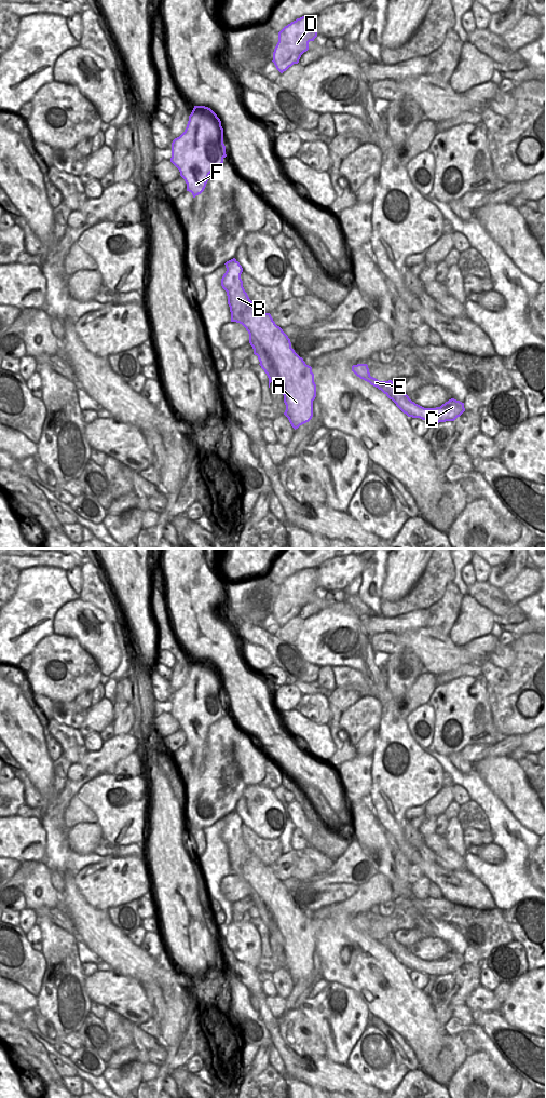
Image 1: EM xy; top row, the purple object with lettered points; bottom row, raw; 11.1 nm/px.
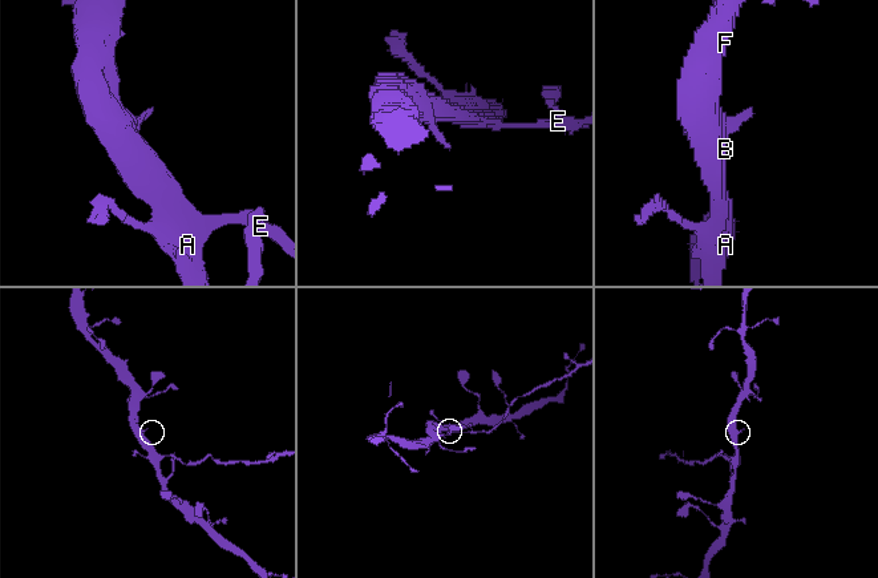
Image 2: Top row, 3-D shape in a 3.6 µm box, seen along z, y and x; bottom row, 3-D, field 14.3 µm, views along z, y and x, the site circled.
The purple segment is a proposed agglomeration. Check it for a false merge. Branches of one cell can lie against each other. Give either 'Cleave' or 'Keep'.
Cleave.

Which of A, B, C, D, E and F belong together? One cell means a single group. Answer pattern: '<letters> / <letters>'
A B D F / C E

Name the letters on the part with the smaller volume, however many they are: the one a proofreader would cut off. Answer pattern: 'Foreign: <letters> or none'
Foreign: C, E

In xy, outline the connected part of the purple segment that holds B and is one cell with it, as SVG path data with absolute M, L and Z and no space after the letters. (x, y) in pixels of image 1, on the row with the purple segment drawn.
M233 258L226 263L227 271L221 279L221 286L227 292L228 304L231 312L231 322L242 324L249 334L249 343L254 349L254 354L258 356L261 368L264 370L269 378L270 383L274 382L279 390L283 391L284 403L286 410L284 415L288 418L291 426L296 430L300 425L309 422L313 417L313 398L310 397L303 382L303 376L305 372L312 372L312 367L306 365L302 357L300 357L291 348L291 342L288 336L283 329L275 324L270 313L265 313L258 304L254 303L243 287L243 281L241 274L243 268L240 262Z

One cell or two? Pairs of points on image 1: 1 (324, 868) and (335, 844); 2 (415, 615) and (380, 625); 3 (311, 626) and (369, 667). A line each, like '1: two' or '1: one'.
1: two
2: one
3: one

